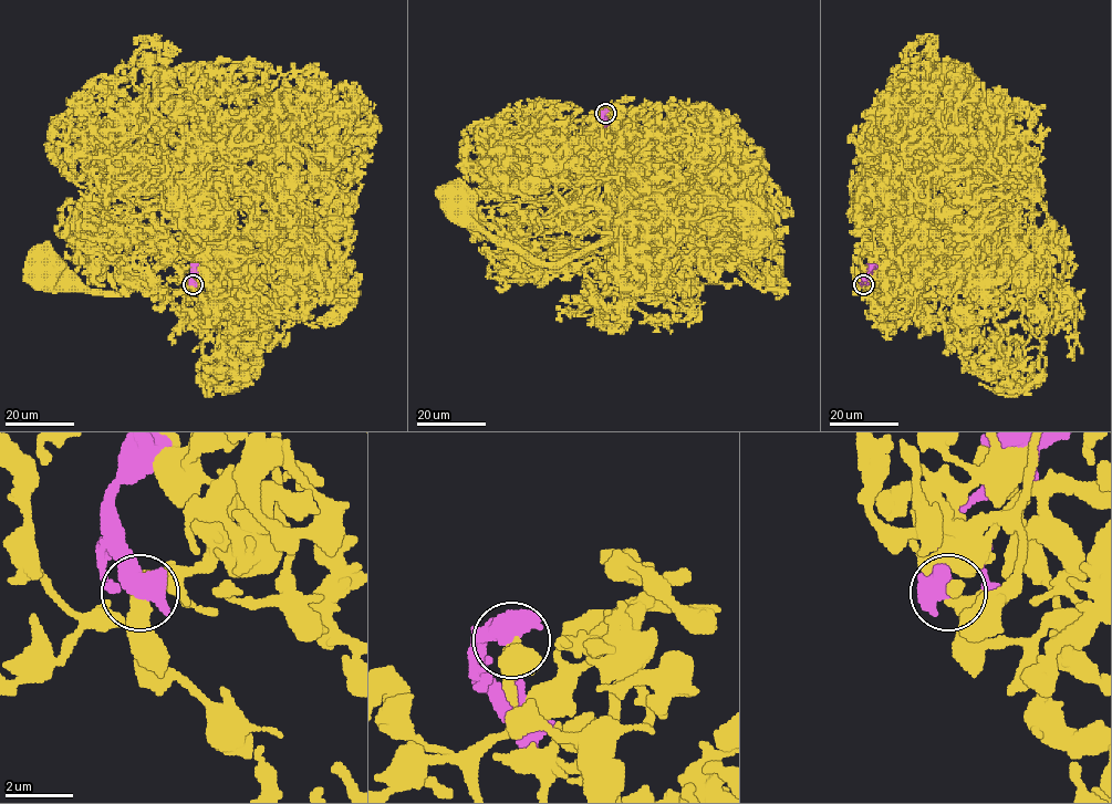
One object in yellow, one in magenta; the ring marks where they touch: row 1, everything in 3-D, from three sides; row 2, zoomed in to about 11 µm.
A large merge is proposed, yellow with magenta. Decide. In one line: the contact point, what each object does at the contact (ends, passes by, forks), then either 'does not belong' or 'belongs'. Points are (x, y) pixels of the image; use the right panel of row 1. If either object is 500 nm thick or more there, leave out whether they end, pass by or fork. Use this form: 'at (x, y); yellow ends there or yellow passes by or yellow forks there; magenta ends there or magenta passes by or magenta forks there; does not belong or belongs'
at (863, 284); does not belong

